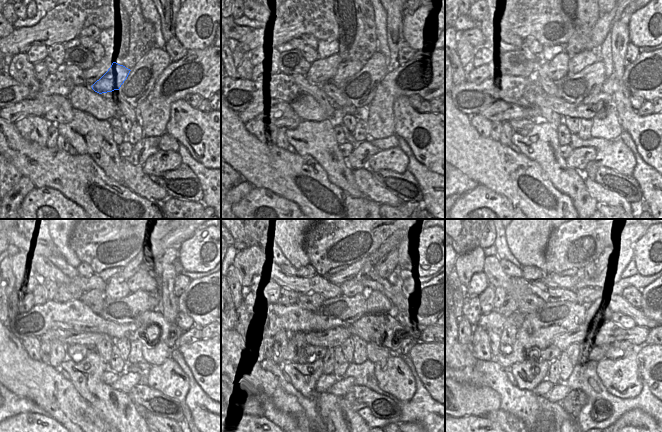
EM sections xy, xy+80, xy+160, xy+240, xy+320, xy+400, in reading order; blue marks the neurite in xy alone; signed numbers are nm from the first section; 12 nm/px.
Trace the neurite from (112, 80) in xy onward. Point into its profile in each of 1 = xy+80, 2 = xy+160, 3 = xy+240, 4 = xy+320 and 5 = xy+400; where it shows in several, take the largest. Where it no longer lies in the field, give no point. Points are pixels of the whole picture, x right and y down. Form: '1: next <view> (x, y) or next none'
1: next xy+80 (346, 69)
2: next xy+160 (576, 63)
3: next xy+240 (147, 283)
4: next xy+320 (371, 282)
5: next xy+400 (621, 304)

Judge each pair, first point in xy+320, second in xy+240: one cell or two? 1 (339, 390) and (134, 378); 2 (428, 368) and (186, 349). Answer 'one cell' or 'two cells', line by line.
1: one cell
2: one cell

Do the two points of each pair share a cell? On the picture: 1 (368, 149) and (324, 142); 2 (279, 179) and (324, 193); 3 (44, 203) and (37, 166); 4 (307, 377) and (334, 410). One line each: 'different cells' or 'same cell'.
1: different cells
2: same cell
3: different cells
4: same cell

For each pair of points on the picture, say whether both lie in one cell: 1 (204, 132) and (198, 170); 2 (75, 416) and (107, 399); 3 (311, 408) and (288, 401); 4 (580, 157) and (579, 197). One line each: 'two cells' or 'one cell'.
1: two cells
2: two cells
3: two cells
4: two cells

